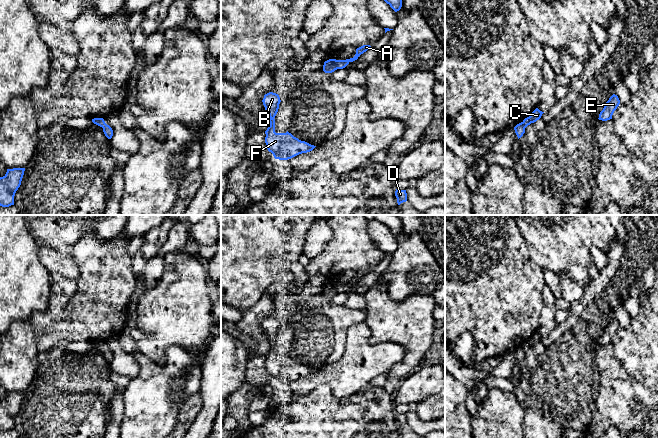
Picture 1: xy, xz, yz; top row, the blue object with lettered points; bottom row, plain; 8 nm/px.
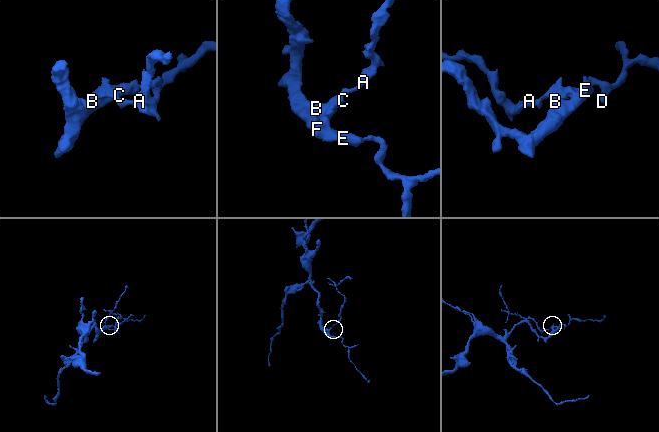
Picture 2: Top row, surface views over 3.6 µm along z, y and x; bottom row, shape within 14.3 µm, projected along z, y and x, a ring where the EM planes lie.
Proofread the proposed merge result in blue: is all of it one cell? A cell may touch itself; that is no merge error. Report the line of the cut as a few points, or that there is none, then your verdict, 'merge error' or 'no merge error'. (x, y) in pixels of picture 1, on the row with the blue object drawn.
no cut | no merge error

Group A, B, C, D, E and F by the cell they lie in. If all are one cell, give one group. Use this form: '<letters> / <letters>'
A B C D E F

